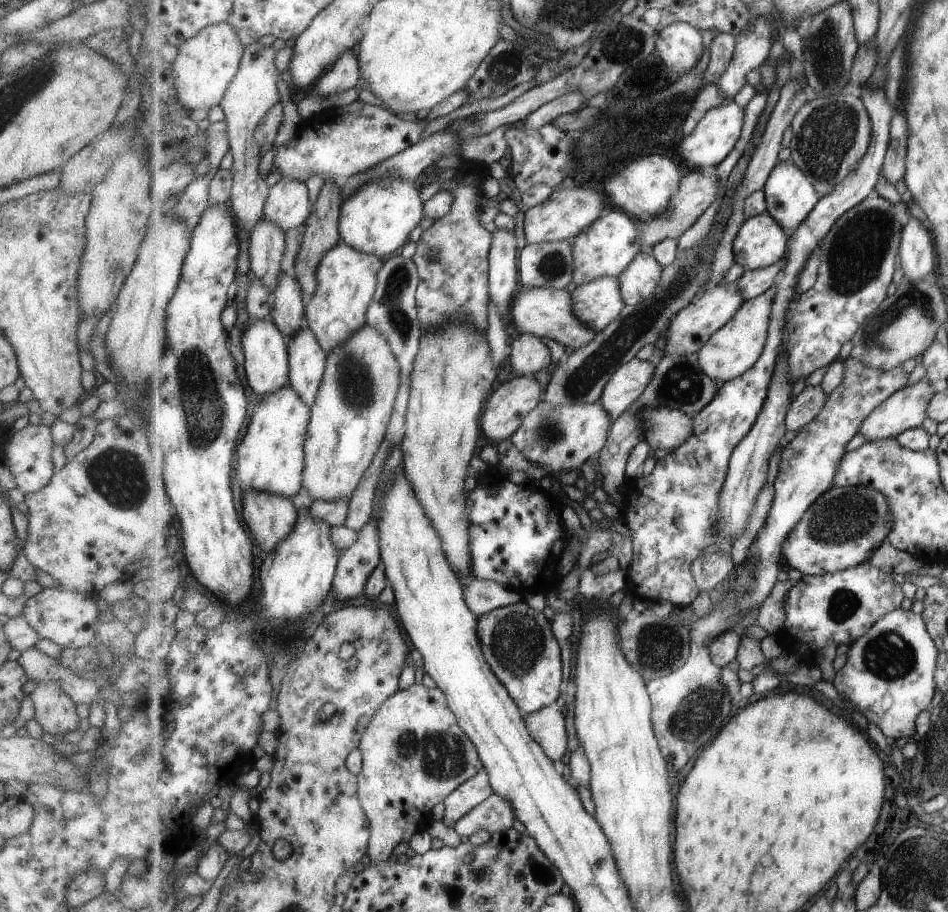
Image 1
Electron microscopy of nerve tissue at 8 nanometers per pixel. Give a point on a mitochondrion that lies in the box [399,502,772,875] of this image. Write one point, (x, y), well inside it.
(516, 642)

